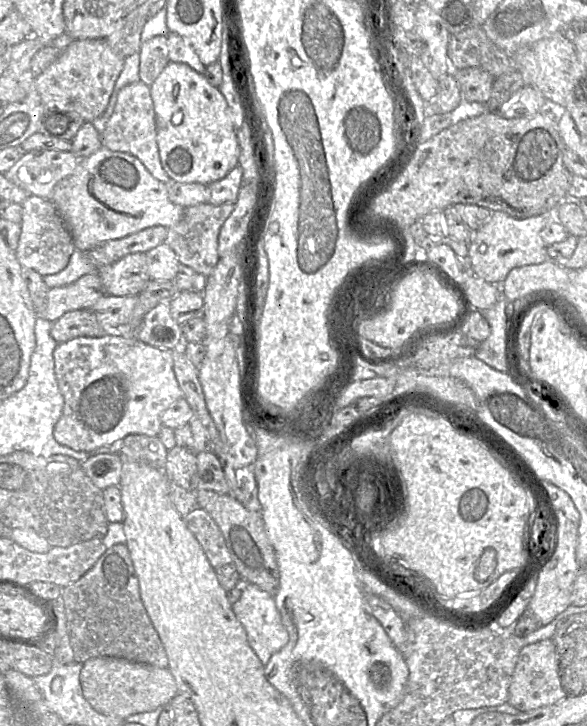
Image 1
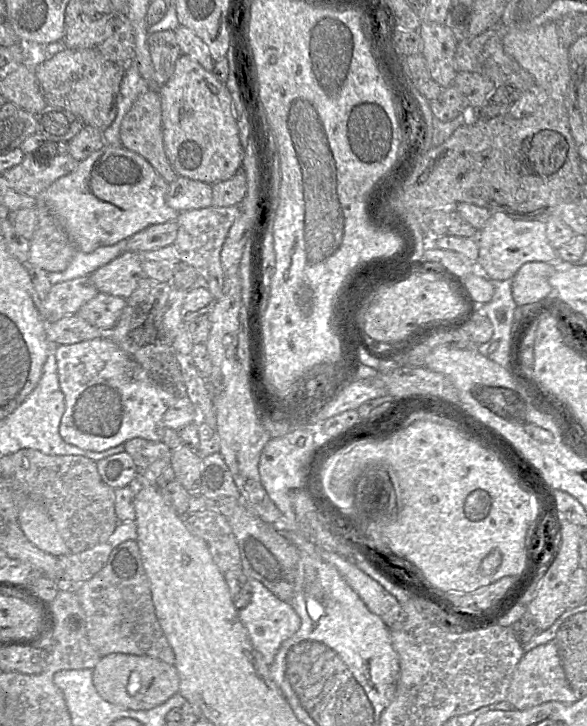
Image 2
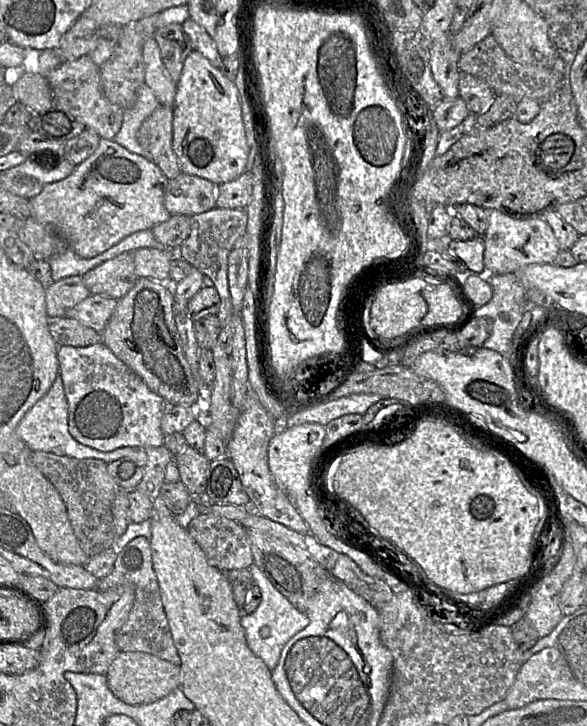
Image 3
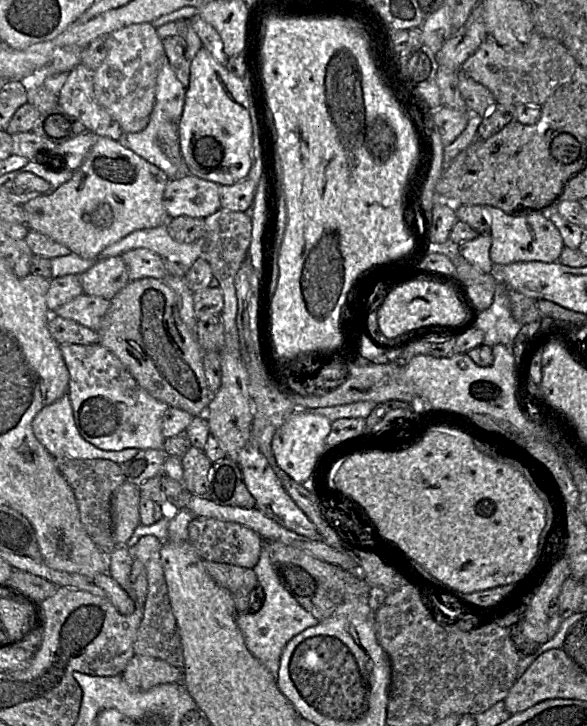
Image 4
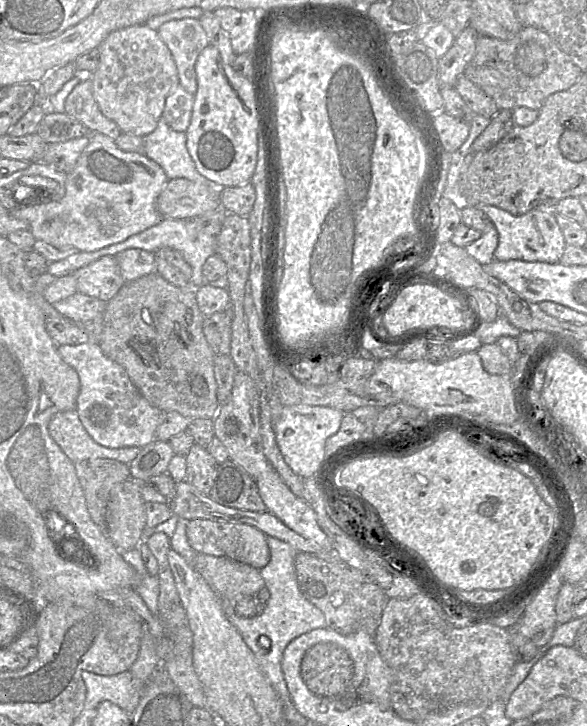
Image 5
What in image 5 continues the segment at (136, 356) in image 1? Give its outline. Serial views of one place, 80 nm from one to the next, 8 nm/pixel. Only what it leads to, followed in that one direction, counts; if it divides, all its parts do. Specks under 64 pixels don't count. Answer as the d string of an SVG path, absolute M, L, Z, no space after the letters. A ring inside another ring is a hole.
M97 342L59 345L58 353L79 376L80 391L75 410L94 441L107 448L142 448L155 440L164 413L140 394L126 370L109 359Z

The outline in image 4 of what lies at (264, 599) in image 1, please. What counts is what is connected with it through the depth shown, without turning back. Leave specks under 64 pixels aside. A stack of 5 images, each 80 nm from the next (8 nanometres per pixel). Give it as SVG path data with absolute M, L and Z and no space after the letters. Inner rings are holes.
M263 540L263 548L259 561L253 568L258 584L263 588L265 600L261 609L255 613L238 613L236 622L241 630L246 647L260 660L276 678L279 671L279 664L282 651L289 640L301 632L304 625L317 625L319 620L306 611L296 599L284 588L275 573L267 544Z

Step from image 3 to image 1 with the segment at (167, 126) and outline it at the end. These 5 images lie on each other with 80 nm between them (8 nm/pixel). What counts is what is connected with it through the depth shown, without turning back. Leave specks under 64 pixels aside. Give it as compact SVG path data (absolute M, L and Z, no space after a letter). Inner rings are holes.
M137 81L124 86L118 93L114 111L101 133L102 145L112 151L126 152L137 157L157 180L173 181L162 167L157 144L157 126L150 86Z

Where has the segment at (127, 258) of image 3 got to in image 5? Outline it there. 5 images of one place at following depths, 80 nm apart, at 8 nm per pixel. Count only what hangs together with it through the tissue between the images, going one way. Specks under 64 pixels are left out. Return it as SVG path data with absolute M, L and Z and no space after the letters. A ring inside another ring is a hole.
M103 256L72 275L78 293L103 302L111 300L125 284L116 256Z

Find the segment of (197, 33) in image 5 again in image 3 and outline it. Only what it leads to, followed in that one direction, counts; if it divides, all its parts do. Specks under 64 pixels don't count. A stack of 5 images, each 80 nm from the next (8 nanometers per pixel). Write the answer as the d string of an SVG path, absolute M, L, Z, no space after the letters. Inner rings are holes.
M171 23L158 28L153 38L161 53L161 58L170 79L177 83L181 77L184 62L193 51L191 41L182 24Z

